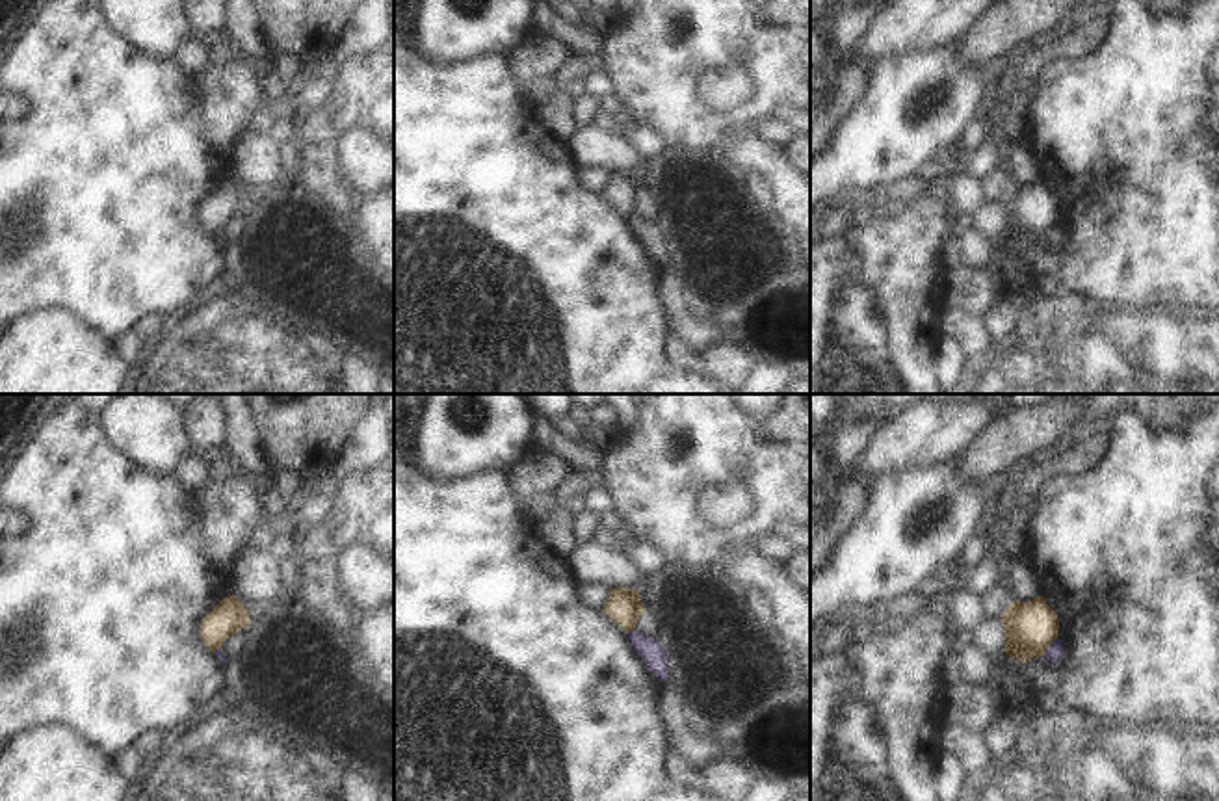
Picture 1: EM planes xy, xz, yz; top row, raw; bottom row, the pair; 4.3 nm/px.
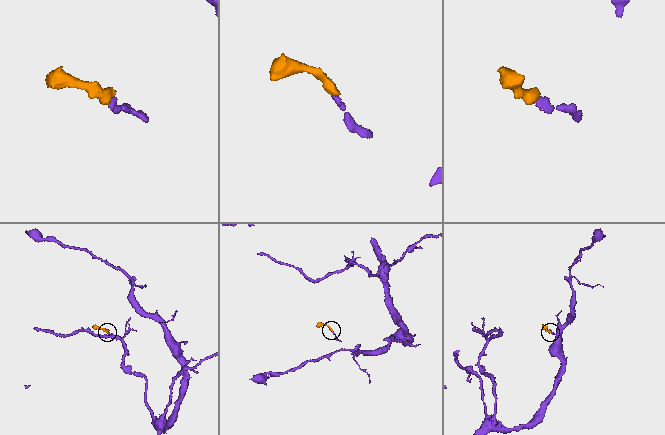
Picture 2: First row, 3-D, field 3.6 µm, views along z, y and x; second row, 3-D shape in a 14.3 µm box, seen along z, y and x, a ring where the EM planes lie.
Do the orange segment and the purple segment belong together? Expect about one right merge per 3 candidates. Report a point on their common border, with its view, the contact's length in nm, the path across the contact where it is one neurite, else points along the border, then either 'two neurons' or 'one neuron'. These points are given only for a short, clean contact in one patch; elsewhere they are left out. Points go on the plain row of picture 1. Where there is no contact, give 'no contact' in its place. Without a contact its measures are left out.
meets orange in yz at (1048, 229); contact 90 nm long; border along yz (1056, 222), (1043, 236); two neurons

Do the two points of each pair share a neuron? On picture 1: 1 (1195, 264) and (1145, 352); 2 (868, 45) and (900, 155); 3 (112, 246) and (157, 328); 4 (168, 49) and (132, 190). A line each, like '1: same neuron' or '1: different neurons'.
1: same neuron
2: different neurons
3: different neurons
4: different neurons

